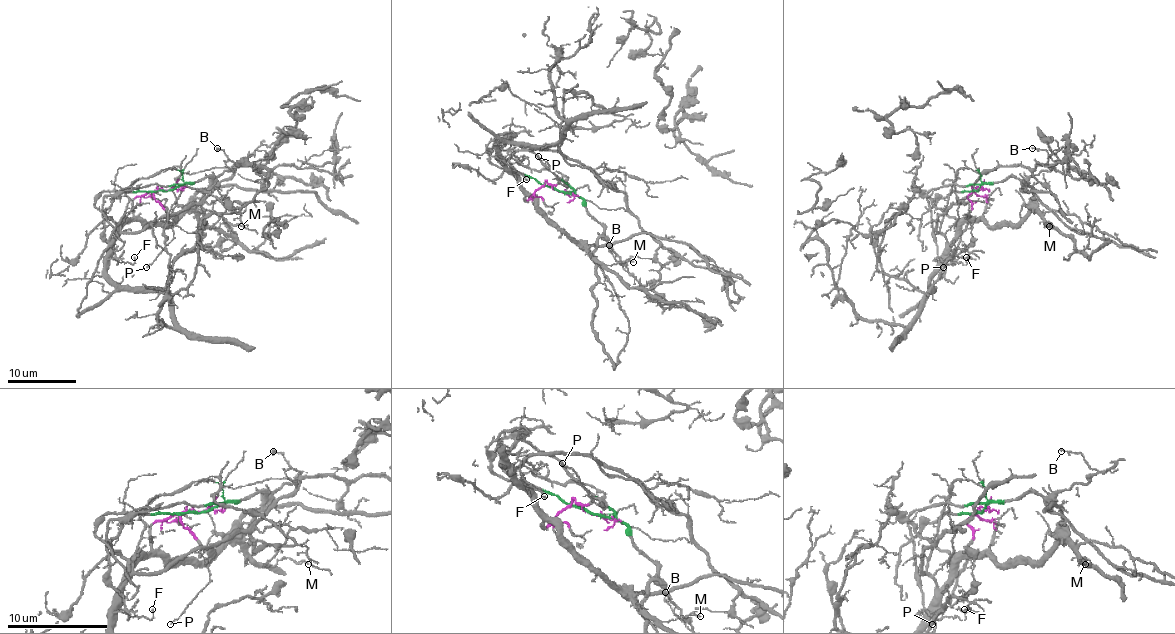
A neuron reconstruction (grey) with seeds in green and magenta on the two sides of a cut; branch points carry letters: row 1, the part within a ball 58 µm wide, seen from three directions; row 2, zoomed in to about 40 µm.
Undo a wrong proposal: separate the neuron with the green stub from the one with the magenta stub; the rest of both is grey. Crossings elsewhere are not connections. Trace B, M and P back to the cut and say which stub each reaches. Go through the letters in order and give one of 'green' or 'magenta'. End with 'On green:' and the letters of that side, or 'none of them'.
B: green
M: magenta
P: magenta
On green: B

